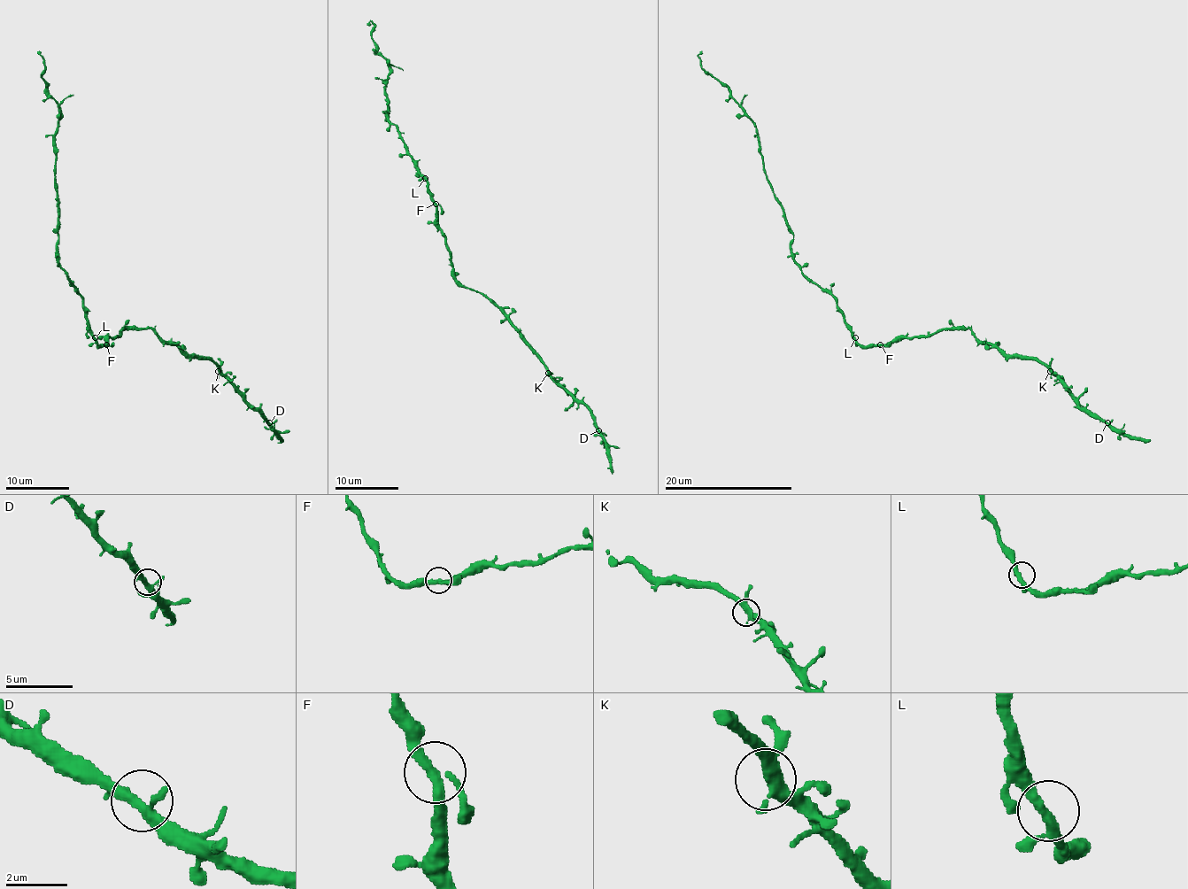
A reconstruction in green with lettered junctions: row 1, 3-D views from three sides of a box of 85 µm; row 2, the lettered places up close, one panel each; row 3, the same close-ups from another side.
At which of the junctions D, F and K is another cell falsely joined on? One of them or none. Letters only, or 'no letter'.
no letter

